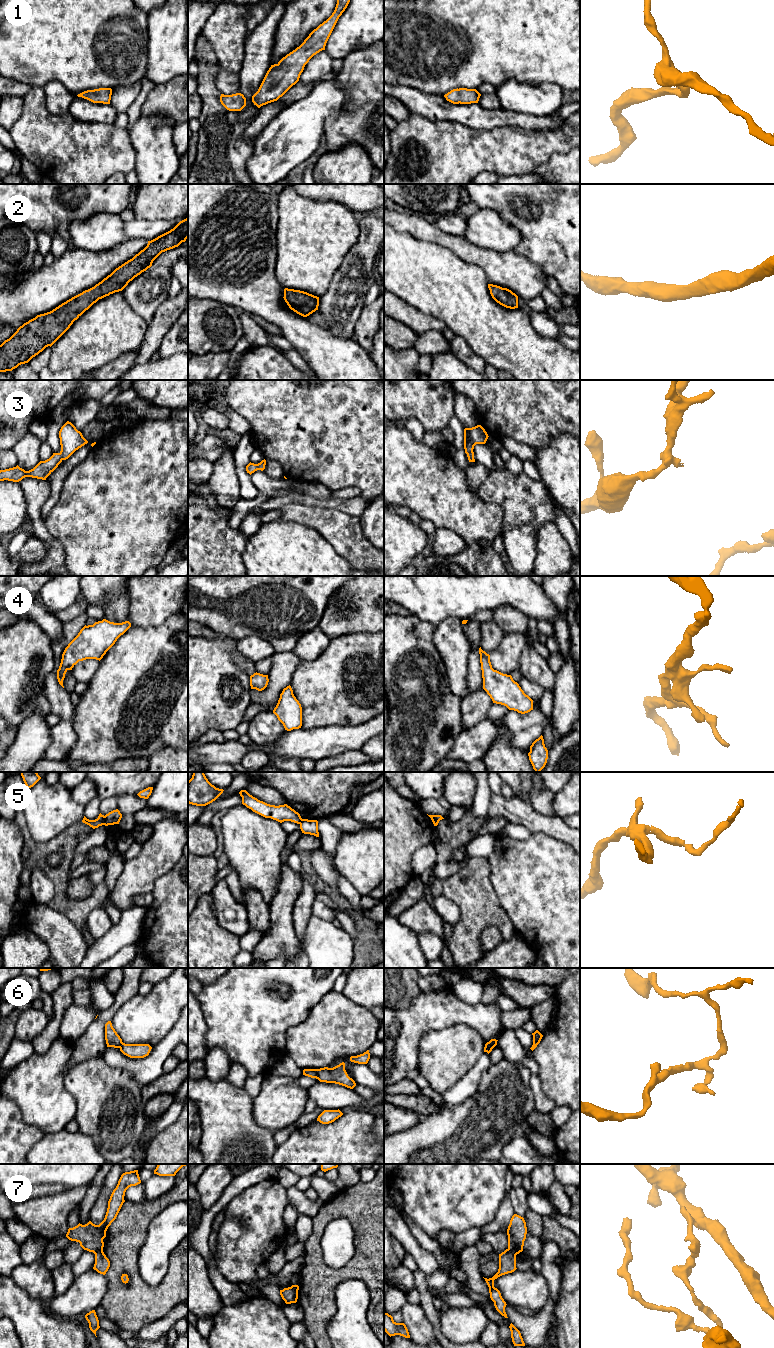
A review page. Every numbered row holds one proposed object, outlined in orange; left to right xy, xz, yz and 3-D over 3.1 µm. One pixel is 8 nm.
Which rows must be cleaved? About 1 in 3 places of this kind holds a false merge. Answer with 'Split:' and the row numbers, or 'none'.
Split: 5, 6, 7

